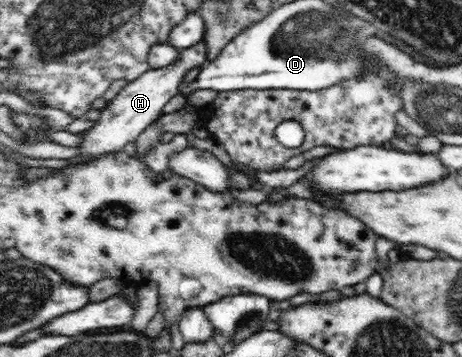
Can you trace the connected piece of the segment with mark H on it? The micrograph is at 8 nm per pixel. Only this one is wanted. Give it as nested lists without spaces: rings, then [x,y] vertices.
[[[201,40],[195,45],[189,46],[180,52],[180,56],[168,66],[159,69],[148,69],[141,77],[128,82],[118,91],[112,101],[108,101],[101,110],[101,116],[94,122],[90,130],[82,132],[82,144],[76,146],[80,155],[76,160],[82,158],[97,159],[108,154],[123,151],[129,142],[135,142],[136,138],[146,130],[156,119],[163,114],[162,107],[179,92],[180,83],[185,74],[194,67],[199,70],[206,64],[206,43]]]

